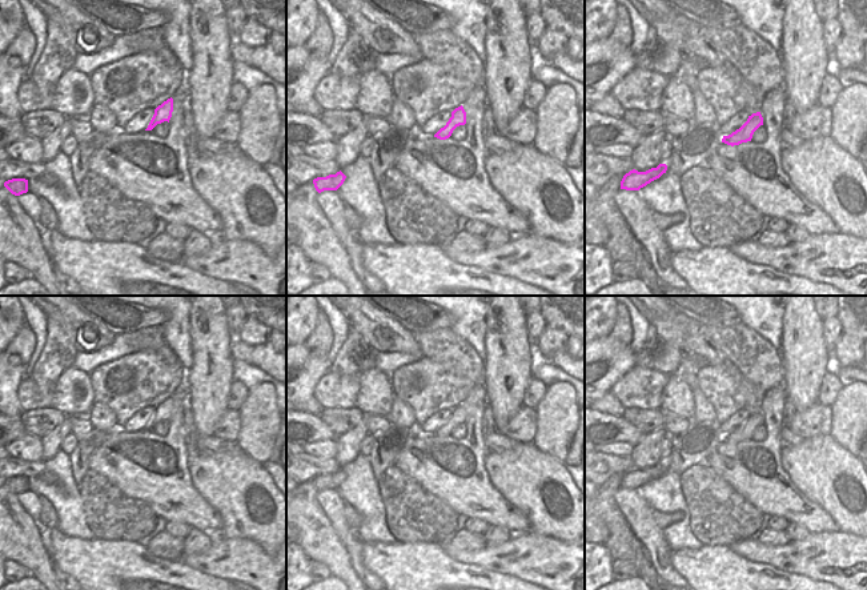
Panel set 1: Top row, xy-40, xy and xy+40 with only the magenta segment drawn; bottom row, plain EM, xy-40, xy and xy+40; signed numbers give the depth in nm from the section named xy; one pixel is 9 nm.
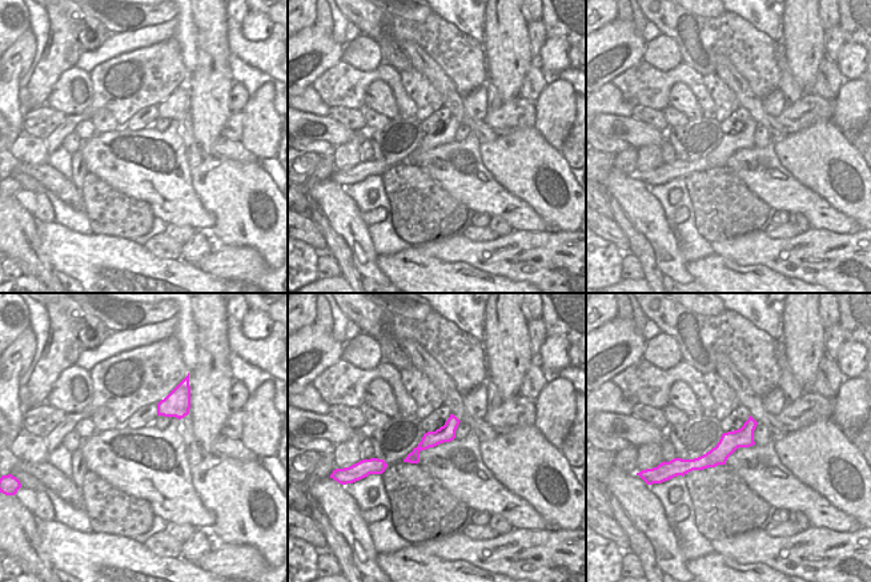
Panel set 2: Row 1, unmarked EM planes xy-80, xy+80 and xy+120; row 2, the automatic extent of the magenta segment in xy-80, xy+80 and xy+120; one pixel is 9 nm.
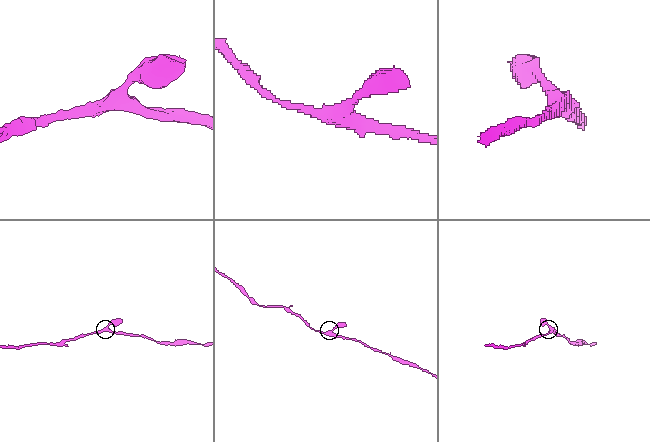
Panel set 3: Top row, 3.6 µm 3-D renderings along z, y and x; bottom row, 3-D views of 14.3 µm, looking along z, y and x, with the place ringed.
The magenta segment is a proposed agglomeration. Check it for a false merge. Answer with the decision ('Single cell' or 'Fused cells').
Single cell

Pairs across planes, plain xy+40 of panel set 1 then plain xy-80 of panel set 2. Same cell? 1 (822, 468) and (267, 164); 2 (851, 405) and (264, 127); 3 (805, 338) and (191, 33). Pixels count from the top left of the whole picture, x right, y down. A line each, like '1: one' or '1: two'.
1: two
2: one
3: two

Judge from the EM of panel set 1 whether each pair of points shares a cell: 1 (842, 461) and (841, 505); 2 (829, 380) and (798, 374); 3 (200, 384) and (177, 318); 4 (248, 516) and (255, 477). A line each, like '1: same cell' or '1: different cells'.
1: same cell
2: different cells
3: different cells
4: same cell

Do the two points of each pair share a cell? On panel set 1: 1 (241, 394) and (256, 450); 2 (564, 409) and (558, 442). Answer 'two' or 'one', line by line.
1: two
2: one

